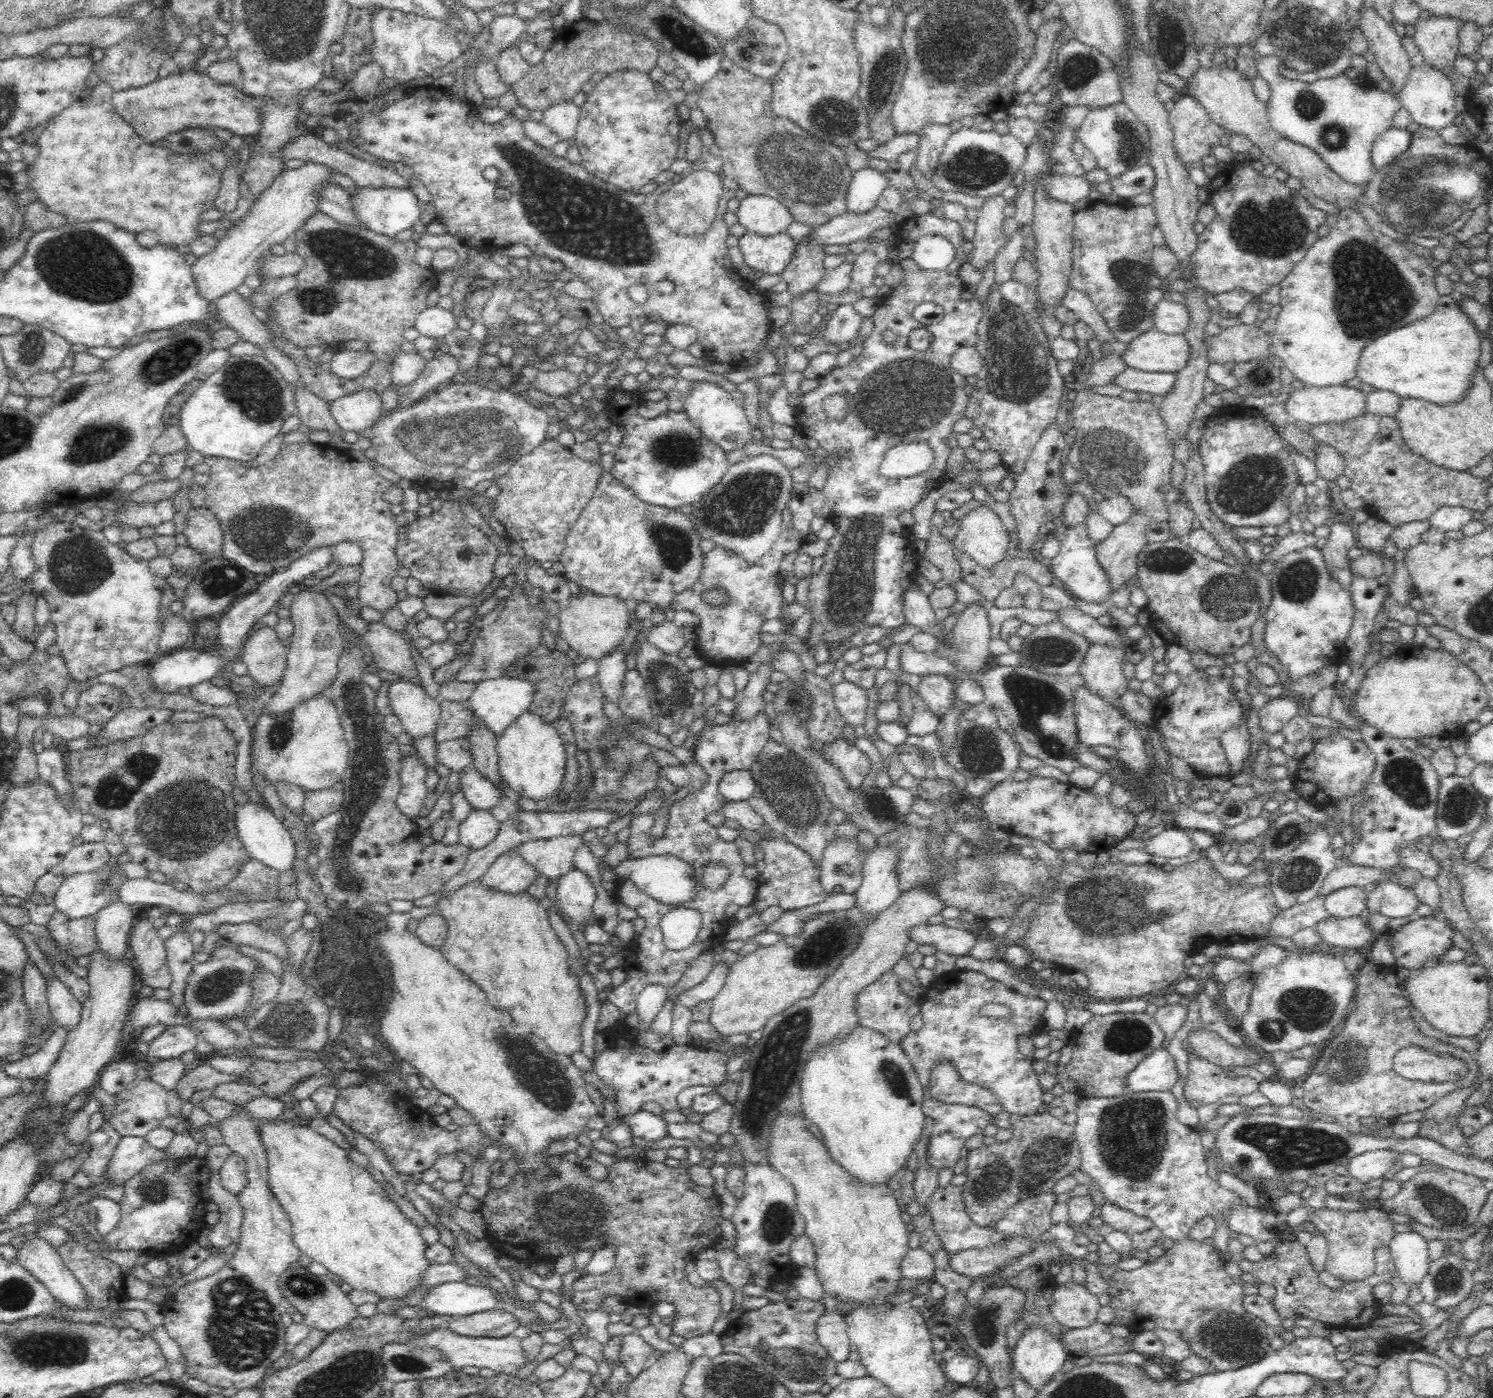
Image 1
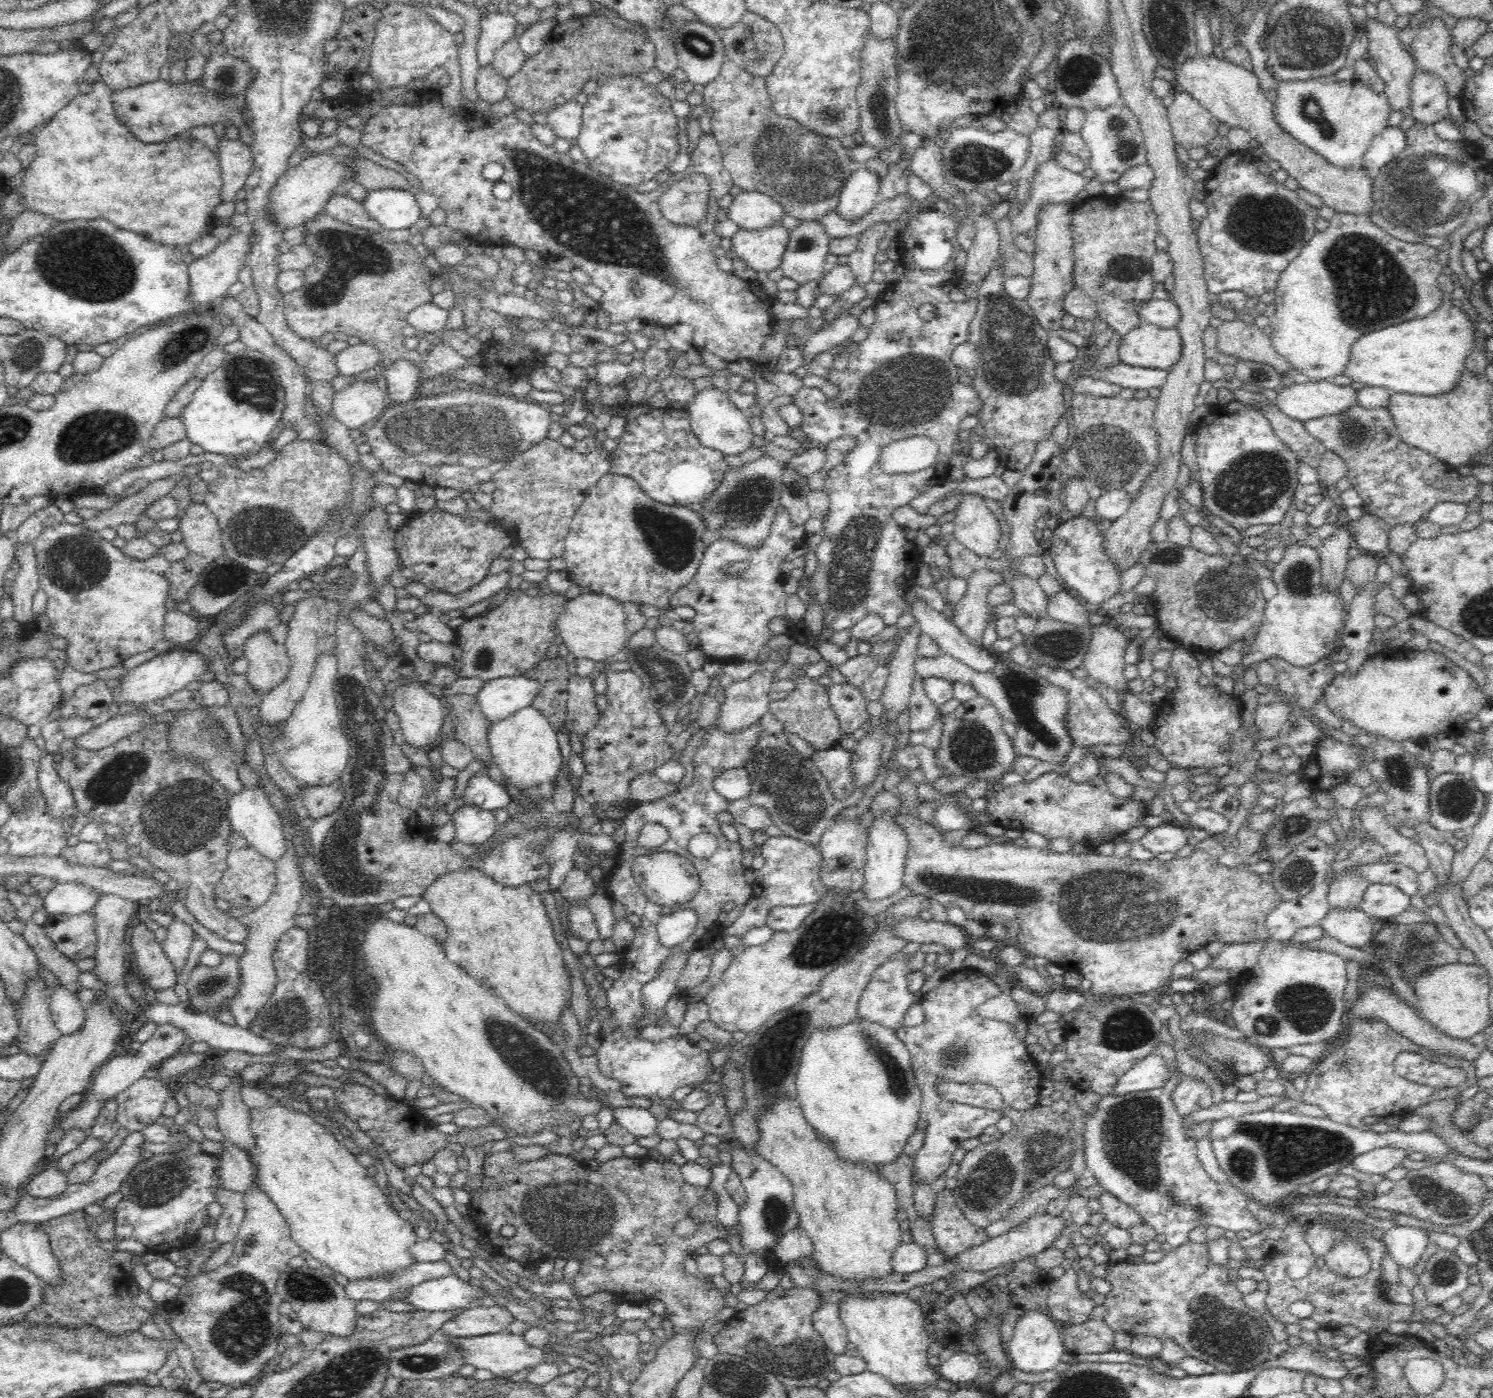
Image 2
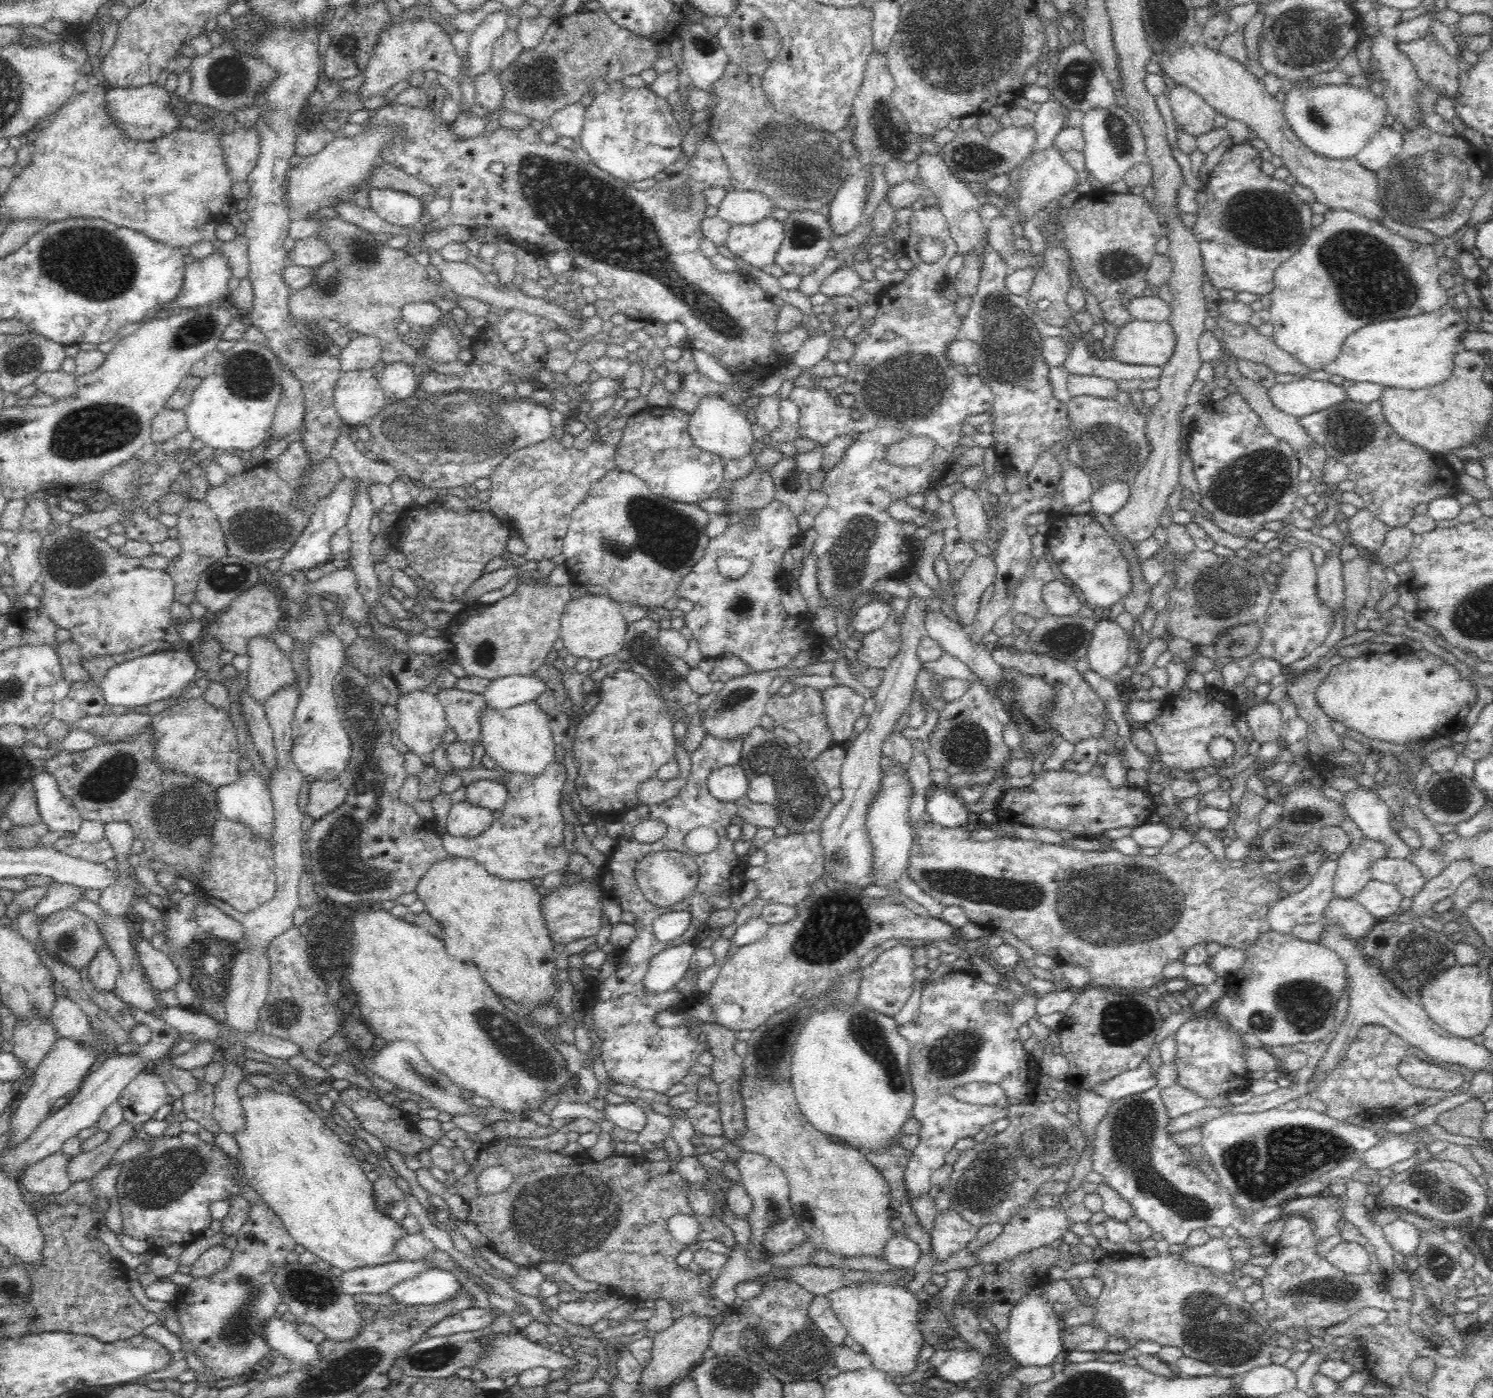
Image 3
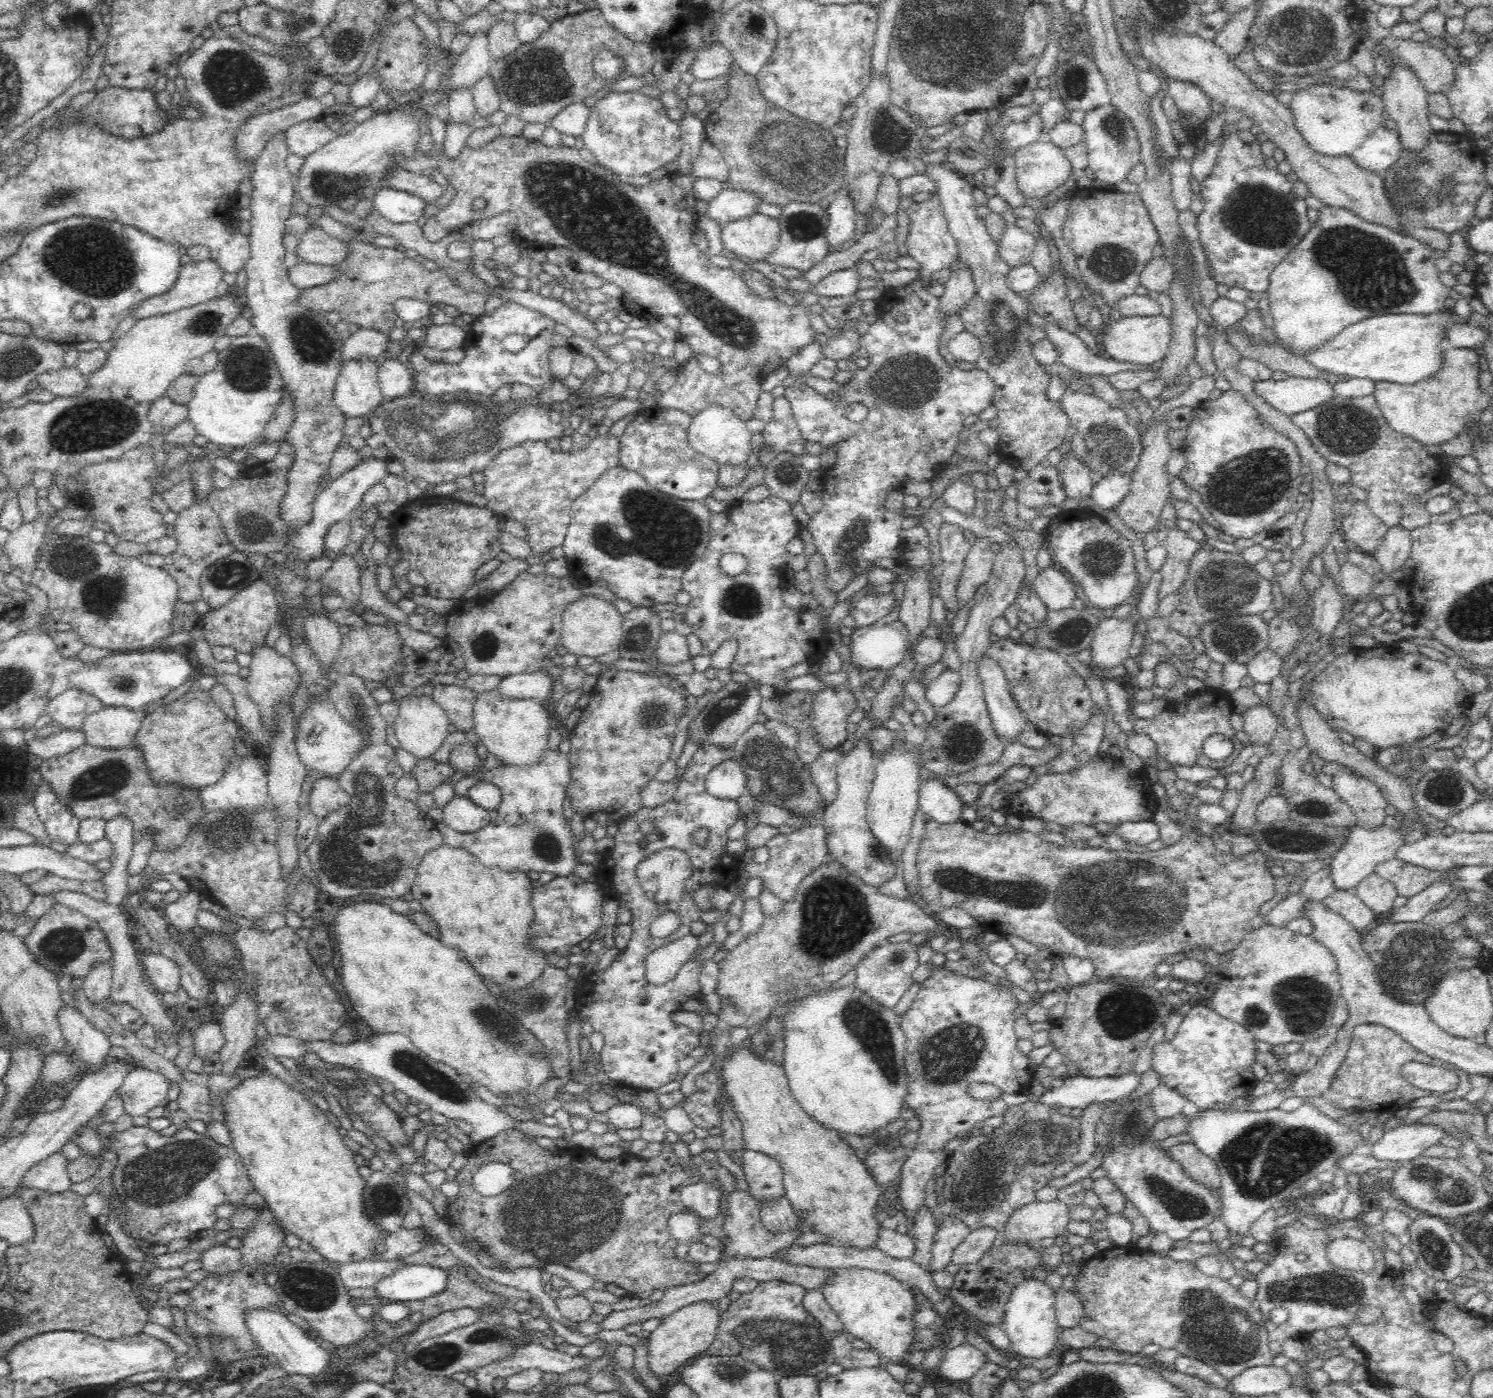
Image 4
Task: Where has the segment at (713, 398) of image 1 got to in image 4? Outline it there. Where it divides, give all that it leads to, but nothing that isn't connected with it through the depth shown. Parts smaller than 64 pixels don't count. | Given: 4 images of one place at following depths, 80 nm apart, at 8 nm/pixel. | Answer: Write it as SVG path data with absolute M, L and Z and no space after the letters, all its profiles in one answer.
M716 403L707 405L693 417L688 428L690 447L700 455L705 455L708 459L716 461L720 467L746 463L752 452L751 439L753 436L746 423L740 417L736 417L732 409L726 409L724 406L716 405Z

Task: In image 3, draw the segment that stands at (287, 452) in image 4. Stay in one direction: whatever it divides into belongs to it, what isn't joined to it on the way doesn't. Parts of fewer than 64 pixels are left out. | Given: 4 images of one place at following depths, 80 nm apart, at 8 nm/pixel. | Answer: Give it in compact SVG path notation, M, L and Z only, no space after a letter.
M293 441L276 458L250 470L229 475L222 485L212 486L205 501L220 524L227 555L254 565L282 560L302 538L318 503L346 480L332 456L315 466L304 442Z

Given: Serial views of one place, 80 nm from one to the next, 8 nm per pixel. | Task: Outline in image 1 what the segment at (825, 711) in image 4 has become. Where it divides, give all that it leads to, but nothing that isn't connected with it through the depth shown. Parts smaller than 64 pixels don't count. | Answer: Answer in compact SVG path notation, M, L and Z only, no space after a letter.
M844 680L833 686L833 695L834 702L847 724L856 727L866 722L868 689Z

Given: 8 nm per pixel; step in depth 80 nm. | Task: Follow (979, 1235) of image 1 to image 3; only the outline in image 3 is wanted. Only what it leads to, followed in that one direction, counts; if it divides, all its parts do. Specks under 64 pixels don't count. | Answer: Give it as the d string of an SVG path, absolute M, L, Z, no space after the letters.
M950 1206L938 1211L931 1230L932 1255L936 1262L962 1250L976 1238L979 1228L970 1224Z

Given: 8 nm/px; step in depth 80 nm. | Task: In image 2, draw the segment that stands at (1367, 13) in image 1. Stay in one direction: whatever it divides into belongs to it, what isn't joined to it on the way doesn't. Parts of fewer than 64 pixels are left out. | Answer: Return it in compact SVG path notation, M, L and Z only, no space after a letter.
M1367 17L1362 26L1368 35L1368 57L1369 61L1374 63L1375 72L1385 82L1385 89L1383 93L1389 100L1389 106L1393 110L1404 110L1405 114L1410 113L1408 107L1408 90L1411 88L1410 80L1417 71L1413 57L1406 51L1400 43L1398 32L1394 26L1388 26L1380 22L1377 17Z

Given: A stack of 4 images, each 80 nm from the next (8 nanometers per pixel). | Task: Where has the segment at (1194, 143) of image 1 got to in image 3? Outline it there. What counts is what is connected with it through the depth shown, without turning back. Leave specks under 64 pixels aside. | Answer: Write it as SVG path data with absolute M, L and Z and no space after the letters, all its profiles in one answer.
M1170 83L1169 105L1178 130L1190 134L1196 140L1214 129L1216 112L1195 92Z

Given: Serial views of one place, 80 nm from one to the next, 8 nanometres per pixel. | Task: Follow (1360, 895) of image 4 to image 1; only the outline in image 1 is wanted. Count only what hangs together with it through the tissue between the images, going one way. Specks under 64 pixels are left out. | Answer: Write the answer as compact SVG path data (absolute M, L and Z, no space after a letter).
M1384 881L1367 898L1367 908L1371 914L1380 913L1390 920L1414 918L1420 904L1412 888L1392 881Z

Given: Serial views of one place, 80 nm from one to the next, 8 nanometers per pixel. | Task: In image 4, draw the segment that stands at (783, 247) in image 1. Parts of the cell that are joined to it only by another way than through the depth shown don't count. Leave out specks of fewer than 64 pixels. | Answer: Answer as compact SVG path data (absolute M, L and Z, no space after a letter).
M754 213L723 225L725 253L743 261L767 262L778 246L781 235L779 219Z

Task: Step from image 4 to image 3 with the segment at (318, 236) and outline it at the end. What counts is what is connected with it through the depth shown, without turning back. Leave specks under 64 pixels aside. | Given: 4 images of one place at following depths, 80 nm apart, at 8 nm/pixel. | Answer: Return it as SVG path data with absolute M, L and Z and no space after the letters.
M316 235L295 242L294 248L287 253L284 266L298 266L314 268L322 266L332 258L332 251L326 241L318 239Z

